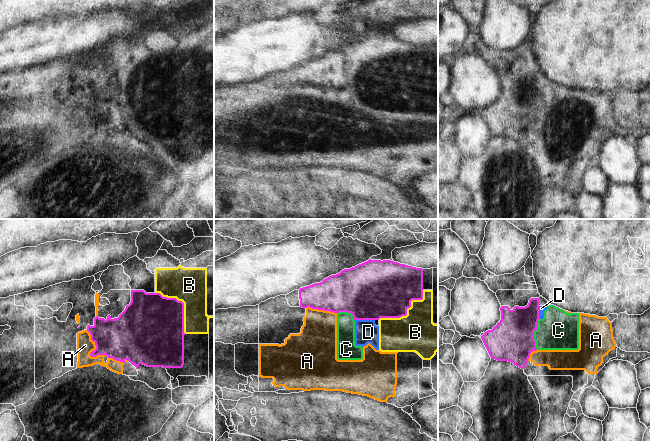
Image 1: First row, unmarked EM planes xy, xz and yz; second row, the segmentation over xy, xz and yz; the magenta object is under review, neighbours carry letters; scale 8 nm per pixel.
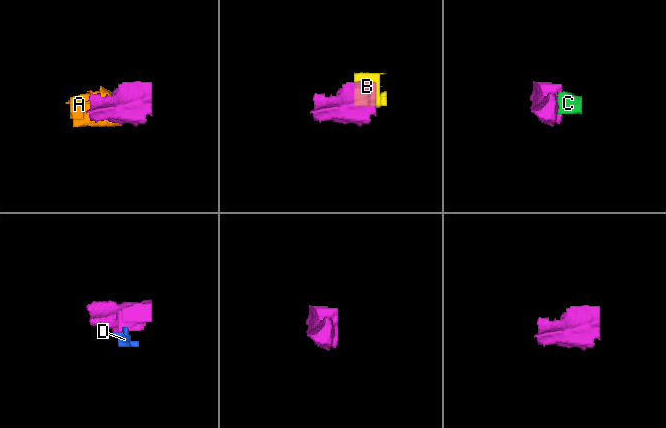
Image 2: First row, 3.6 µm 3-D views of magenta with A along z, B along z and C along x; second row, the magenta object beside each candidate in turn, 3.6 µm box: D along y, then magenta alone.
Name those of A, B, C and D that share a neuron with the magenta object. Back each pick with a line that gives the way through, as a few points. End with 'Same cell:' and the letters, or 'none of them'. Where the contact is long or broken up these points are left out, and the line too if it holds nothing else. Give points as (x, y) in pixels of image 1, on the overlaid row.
Same cell: none of them

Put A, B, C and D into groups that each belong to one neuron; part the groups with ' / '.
A B C D

